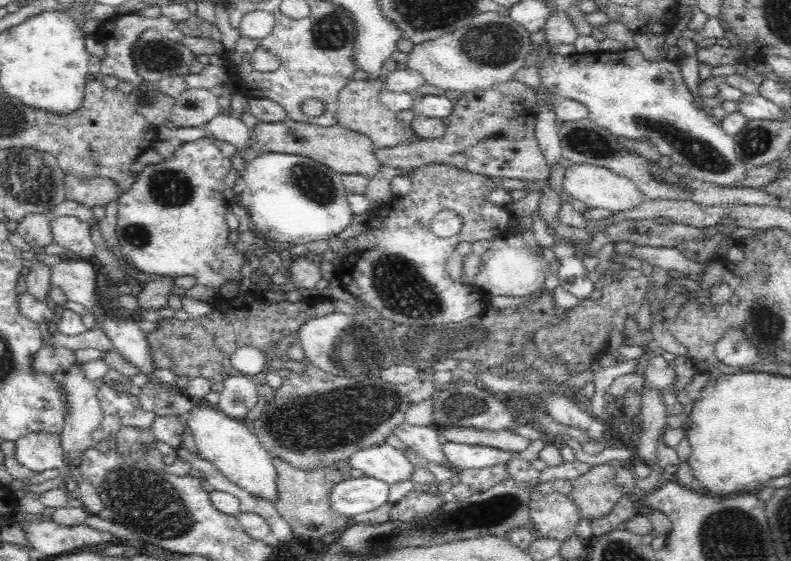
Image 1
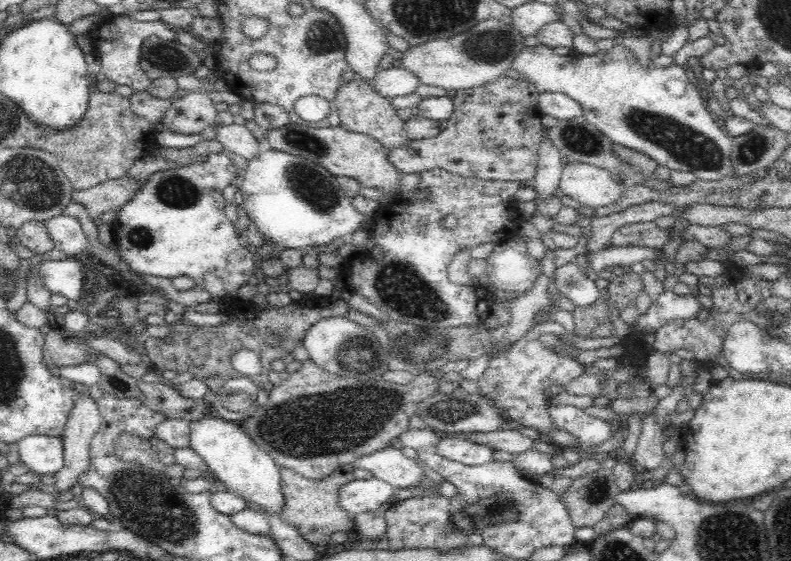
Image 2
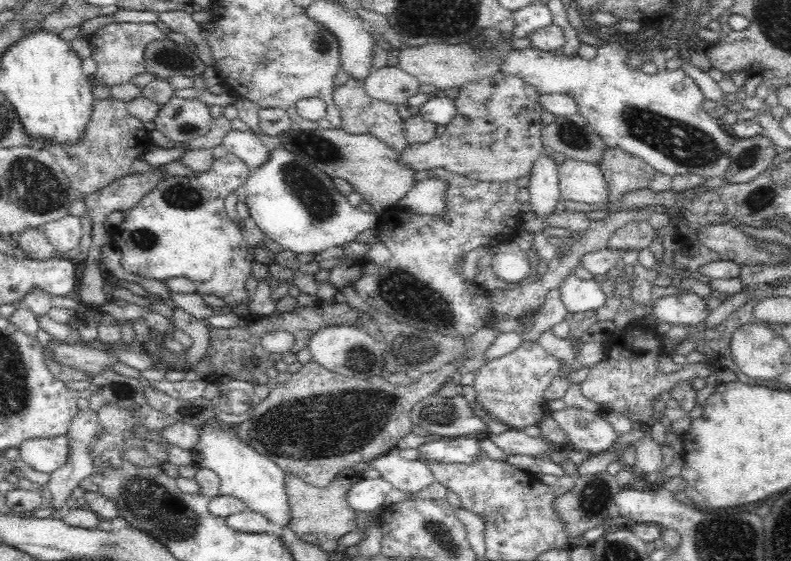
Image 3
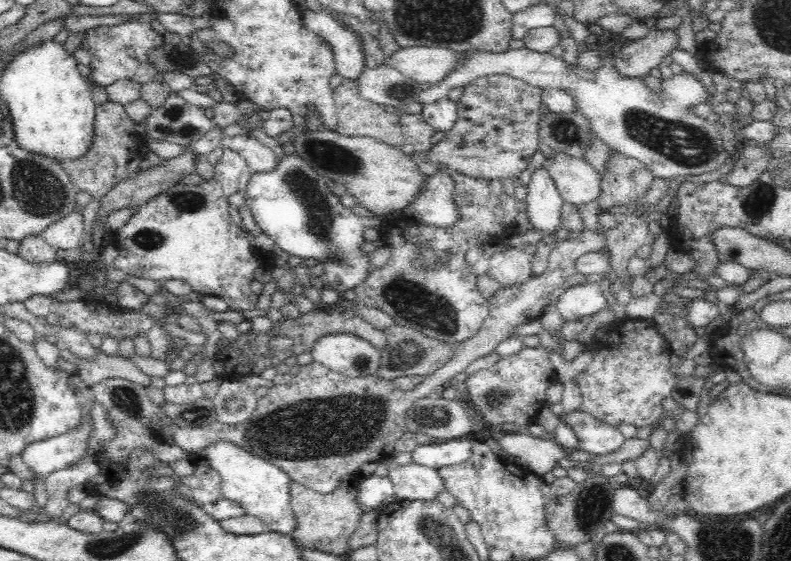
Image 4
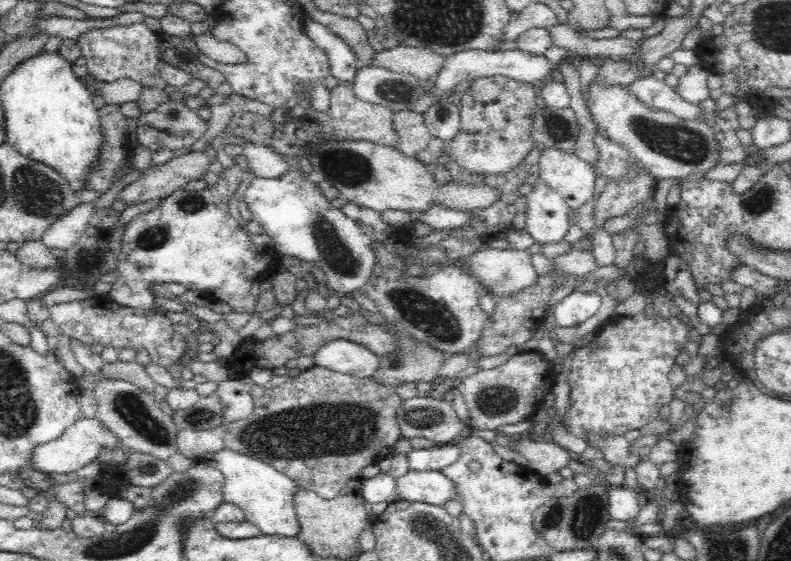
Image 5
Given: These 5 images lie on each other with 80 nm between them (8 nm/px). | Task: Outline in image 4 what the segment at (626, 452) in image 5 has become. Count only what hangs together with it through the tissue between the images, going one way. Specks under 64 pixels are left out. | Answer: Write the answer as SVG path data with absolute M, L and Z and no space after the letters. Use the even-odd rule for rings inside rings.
M579 409L566 414L564 418L560 415L559 419L573 430L578 448L591 454L614 452L625 440L617 427L598 421L596 417Z

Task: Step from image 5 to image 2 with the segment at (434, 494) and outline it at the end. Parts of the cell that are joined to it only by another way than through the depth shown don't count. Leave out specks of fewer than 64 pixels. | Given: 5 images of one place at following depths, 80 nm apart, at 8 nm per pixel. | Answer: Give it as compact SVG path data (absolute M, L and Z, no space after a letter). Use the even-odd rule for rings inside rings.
M390 445L382 450L358 456L351 465L354 469L369 471L373 478L398 489L406 489L412 484L421 483L423 476L422 468L416 460L404 457L400 449Z

